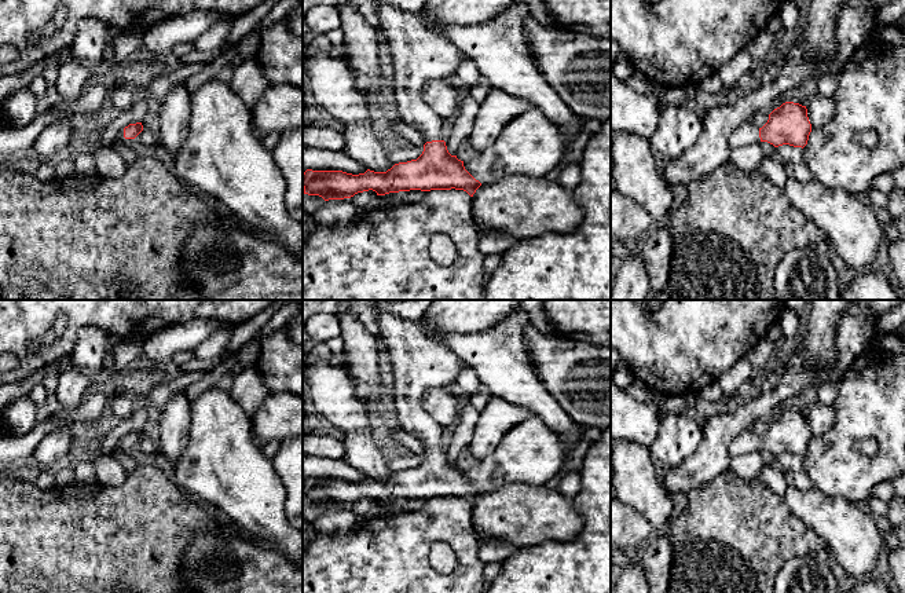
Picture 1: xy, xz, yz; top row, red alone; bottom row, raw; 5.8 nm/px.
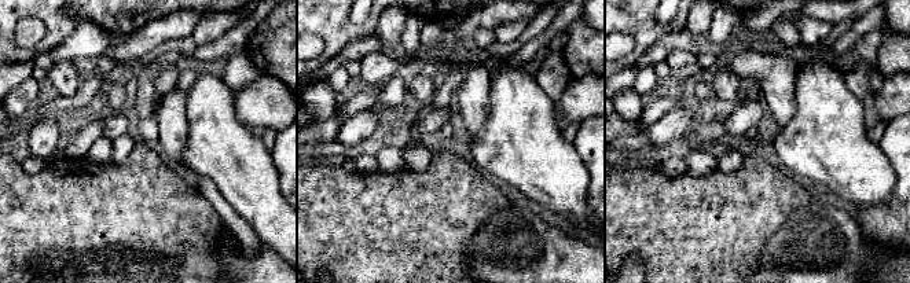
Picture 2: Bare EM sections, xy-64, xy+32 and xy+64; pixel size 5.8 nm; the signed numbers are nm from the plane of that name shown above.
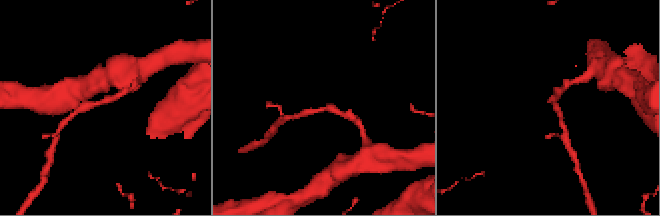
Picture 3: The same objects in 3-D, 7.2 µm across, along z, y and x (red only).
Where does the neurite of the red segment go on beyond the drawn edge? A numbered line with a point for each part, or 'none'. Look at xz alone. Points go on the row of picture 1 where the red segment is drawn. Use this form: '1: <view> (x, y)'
1: xz (418, 54)

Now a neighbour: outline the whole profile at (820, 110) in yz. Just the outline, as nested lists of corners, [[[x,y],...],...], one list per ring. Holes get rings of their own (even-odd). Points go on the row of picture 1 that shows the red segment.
[[[816,95],[807,105],[807,117],[811,124],[811,129],[820,129],[835,117],[835,100],[833,98],[825,98]]]

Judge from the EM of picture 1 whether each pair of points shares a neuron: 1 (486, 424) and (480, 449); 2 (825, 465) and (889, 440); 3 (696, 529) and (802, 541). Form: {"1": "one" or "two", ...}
{"1": "one", "2": "one", "3": "one"}

